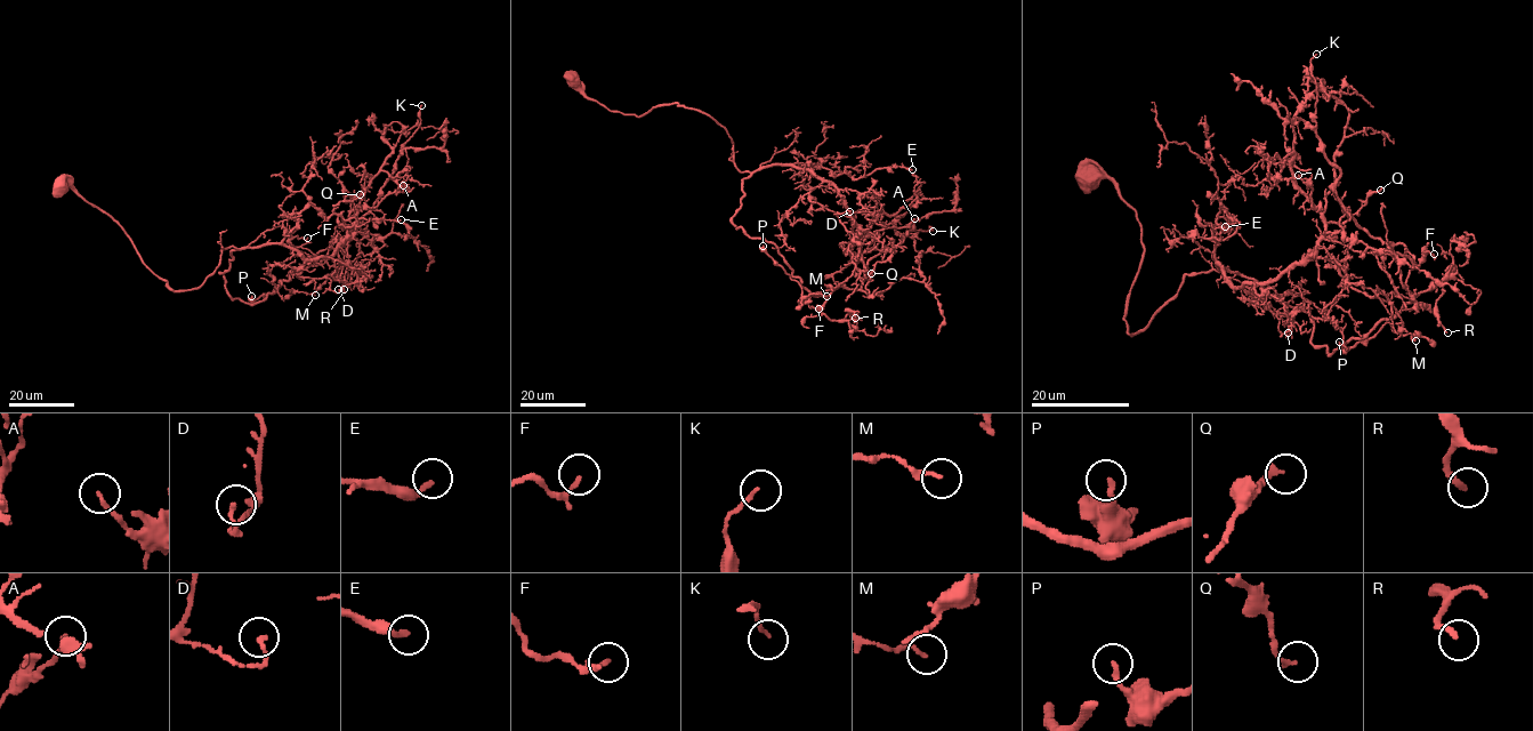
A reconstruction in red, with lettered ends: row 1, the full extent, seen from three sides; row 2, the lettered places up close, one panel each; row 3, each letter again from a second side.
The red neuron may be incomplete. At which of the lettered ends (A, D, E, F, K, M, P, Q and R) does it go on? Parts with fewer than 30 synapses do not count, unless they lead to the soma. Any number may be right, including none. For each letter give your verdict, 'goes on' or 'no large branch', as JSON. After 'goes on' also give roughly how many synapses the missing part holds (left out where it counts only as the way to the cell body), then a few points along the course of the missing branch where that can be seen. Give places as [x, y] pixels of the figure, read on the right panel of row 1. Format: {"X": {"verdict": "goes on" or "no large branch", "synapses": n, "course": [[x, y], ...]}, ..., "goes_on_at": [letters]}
{"A": {"verdict": "no large branch"}, "D": {"verdict": "no large branch"}, "E": {"verdict": "goes on", "synapses": 50, "course": [[1225, 226], [1203, 214], [1192, 200], [1188, 216]]}, "F": {"verdict": "no large branch"}, "K": {"verdict": "no large branch"}, "M": {"verdict": "no large branch"}, "P": {"verdict": "no large branch"}, "Q": {"verdict": "no large branch"}, "R": {"verdict": "no large branch"}, "goes_on_at": ["E"]}

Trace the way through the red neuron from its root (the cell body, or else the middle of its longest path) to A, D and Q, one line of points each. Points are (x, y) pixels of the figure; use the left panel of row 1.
A: (64, 185), (175, 291), (196, 288), (223, 248), (330, 257), (361, 208), (403, 185)
D: (64, 185), (105, 211), (175, 291), (196, 288), (223, 248), (271, 243), (311, 259), (299, 276), (338, 289)
Q: (64, 185), (175, 291), (196, 288), (223, 248), (330, 257), (356, 226), (360, 194)

